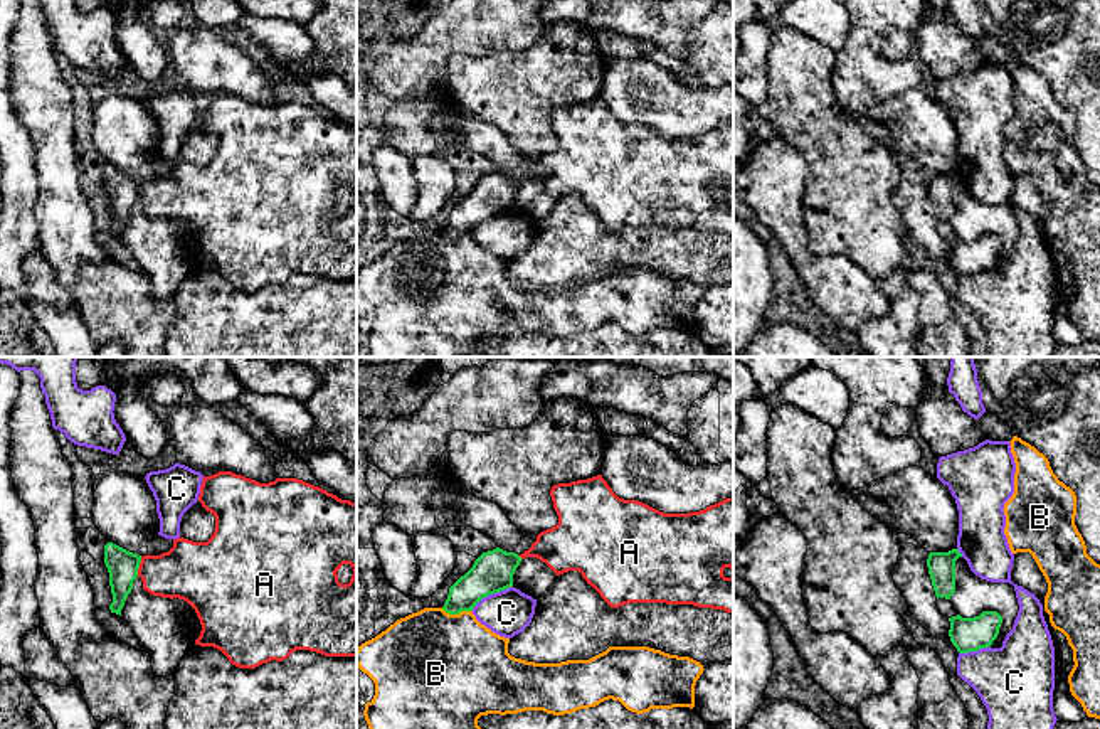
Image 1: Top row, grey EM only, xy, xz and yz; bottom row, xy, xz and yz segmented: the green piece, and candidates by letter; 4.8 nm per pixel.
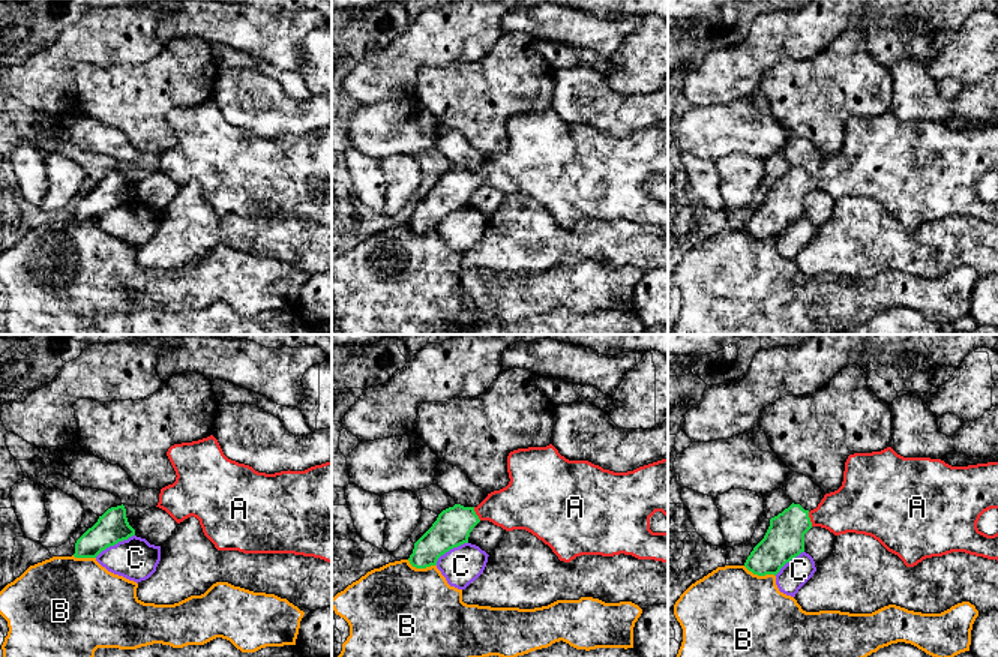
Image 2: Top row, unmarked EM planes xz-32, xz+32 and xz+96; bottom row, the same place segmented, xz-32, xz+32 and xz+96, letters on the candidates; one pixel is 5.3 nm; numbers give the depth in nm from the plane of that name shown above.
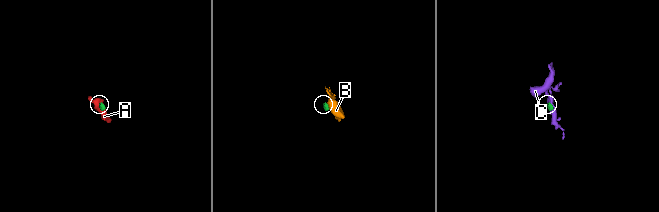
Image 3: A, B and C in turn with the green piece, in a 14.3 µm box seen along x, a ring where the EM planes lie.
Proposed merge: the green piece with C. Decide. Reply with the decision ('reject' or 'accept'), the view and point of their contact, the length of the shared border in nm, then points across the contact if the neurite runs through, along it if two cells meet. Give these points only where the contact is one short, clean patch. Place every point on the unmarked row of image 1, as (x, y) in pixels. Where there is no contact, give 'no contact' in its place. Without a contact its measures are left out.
reject; meets green in xz at (491, 216); contact 240 nm long

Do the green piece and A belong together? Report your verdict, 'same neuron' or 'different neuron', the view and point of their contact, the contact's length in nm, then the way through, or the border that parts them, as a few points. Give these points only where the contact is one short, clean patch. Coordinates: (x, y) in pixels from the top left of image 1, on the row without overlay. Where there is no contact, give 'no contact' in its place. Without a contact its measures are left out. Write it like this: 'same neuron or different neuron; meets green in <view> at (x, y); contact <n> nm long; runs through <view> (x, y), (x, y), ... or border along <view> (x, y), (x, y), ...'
same neuron; meets green in xy at (138, 189); contact 90 nm long; runs through xy (121, 187), (138, 189), (155, 194), (190, 194)

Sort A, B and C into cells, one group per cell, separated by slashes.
A / B / C

